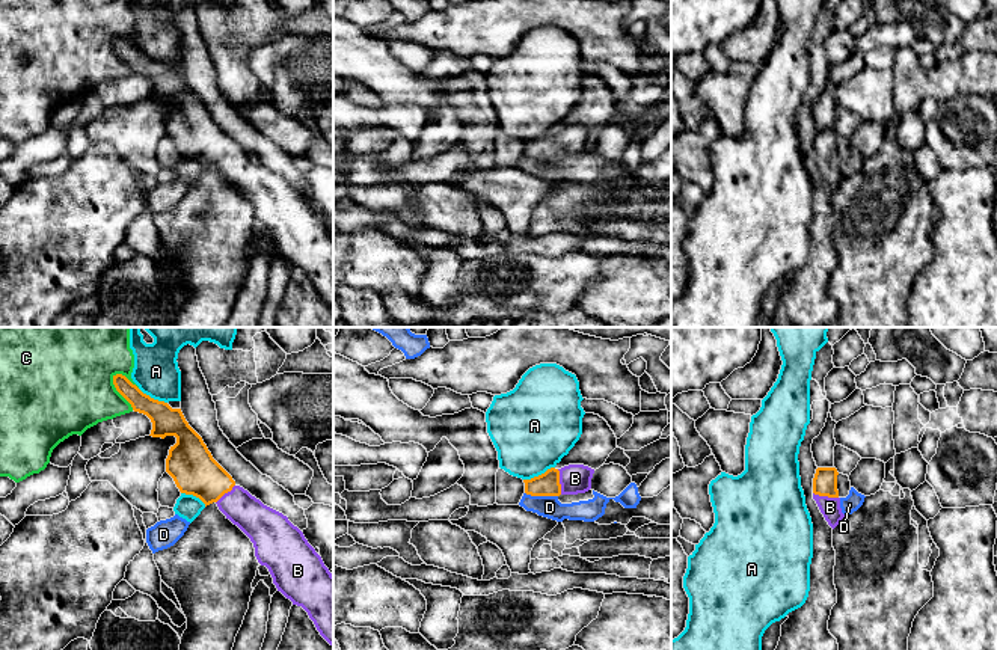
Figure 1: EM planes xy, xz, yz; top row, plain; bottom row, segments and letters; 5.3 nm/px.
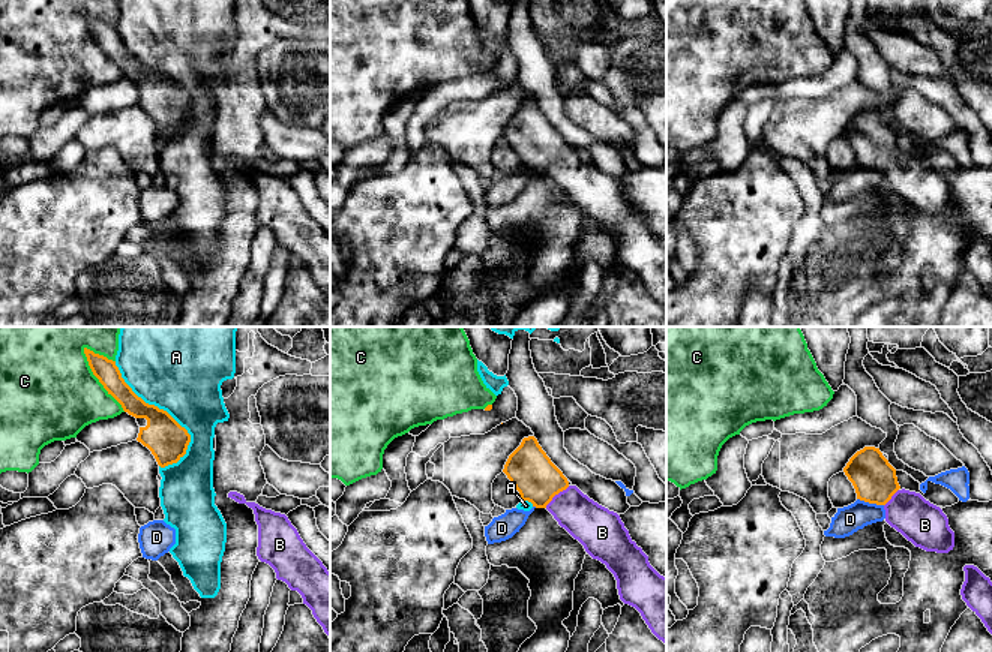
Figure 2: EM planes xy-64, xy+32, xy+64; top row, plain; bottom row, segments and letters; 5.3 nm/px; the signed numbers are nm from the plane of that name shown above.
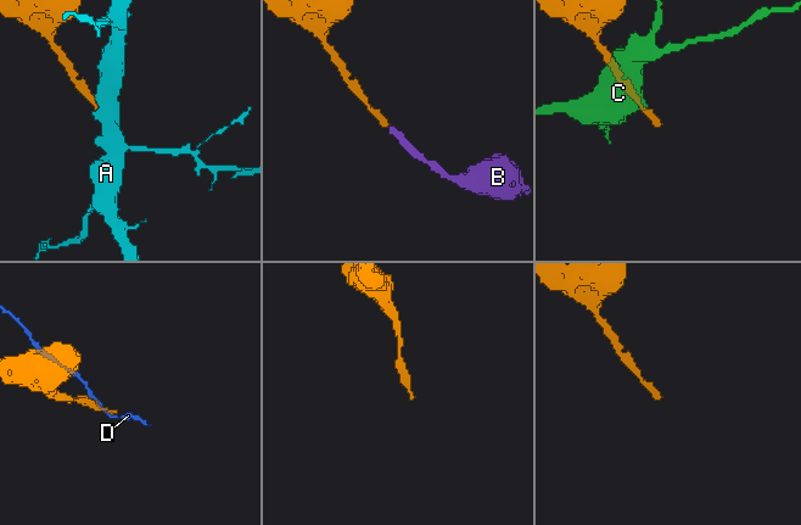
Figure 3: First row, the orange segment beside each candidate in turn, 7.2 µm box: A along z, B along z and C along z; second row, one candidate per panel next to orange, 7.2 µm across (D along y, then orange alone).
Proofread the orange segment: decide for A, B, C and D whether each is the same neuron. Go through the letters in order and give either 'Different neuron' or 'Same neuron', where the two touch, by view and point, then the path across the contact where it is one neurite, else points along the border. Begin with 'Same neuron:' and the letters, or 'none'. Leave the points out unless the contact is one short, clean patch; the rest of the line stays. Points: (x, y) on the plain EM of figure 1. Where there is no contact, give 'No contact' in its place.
Same neuron: B
A: Different neuron. Touches orange at xz (539, 137)
B: Same neuron. Touches orange at xz (558, 144). Path across: xz (546, 147), (558, 144), (575, 141)
C: Different neuron. Touches orange at xy (118, 53)
D: Different neuron. Touches orange at xz (542, 157). Boundary: xz (525, 154), (557, 159)

